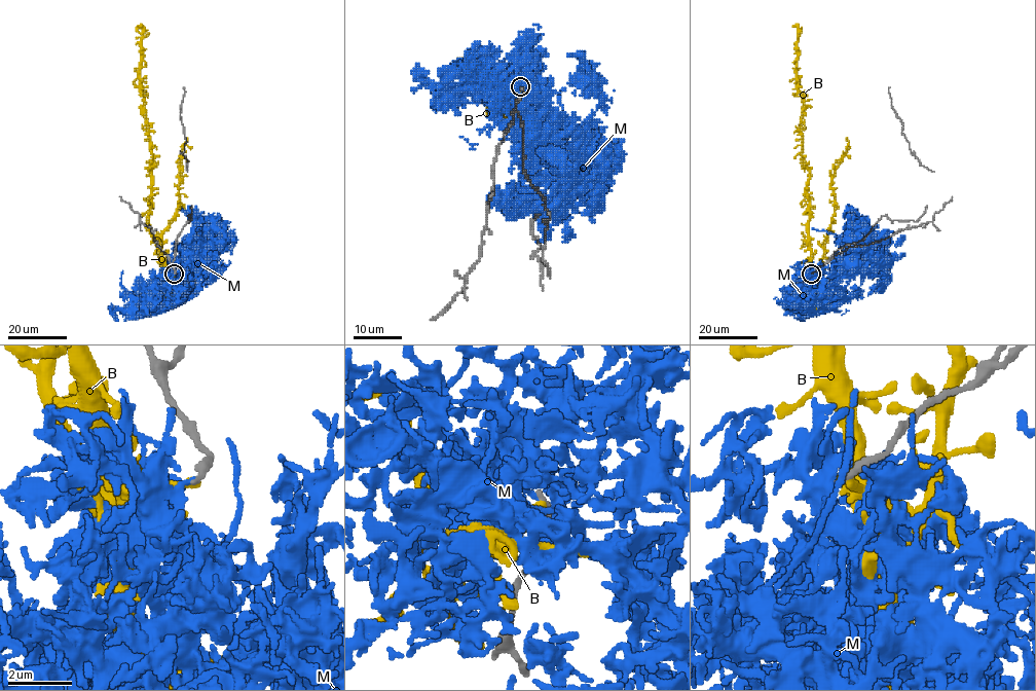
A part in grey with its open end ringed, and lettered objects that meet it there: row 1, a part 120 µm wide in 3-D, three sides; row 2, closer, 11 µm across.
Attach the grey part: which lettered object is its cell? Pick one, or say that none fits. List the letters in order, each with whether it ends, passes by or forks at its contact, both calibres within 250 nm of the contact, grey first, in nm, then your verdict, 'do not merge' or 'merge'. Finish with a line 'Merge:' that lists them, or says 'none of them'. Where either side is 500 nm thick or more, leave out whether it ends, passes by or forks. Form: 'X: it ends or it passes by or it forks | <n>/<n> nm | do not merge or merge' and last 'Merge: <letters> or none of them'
B: it ends | 260/240 nm | do not merge
M: it ends | 240/150 nm | do not merge
Merge: none of them

